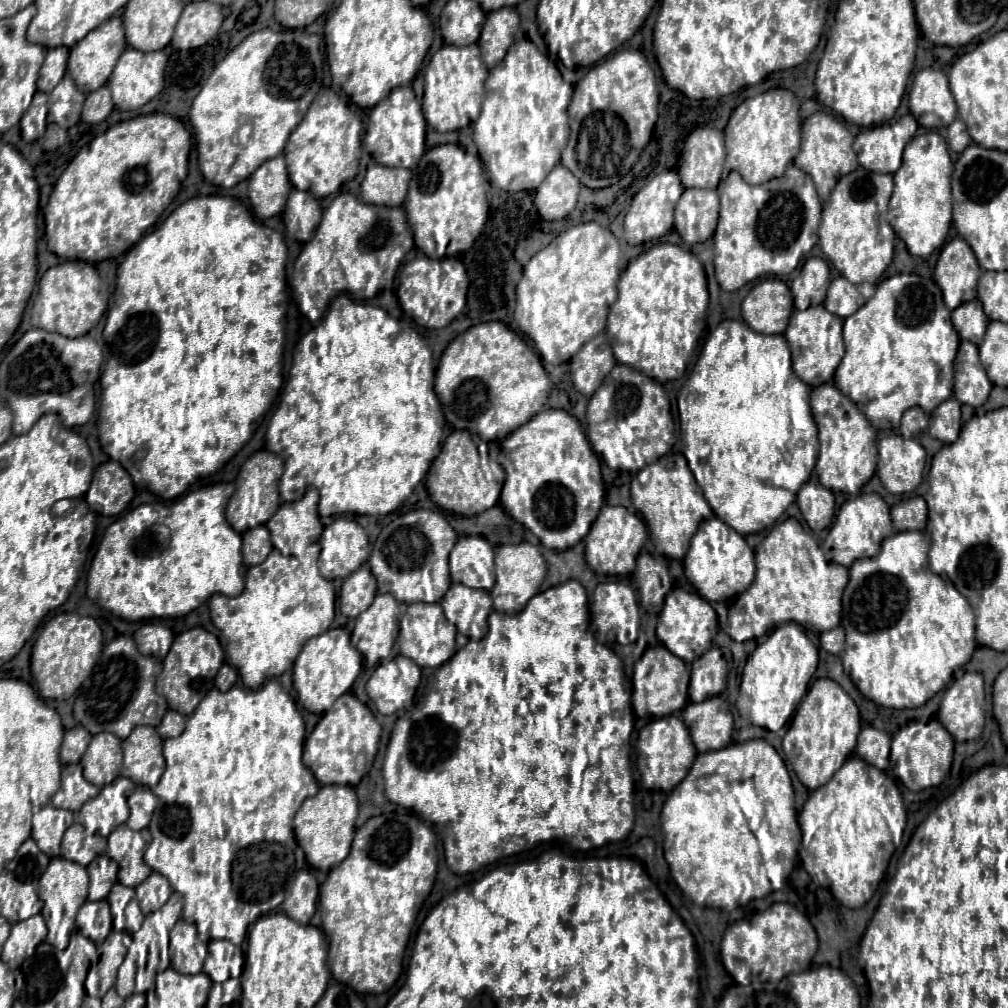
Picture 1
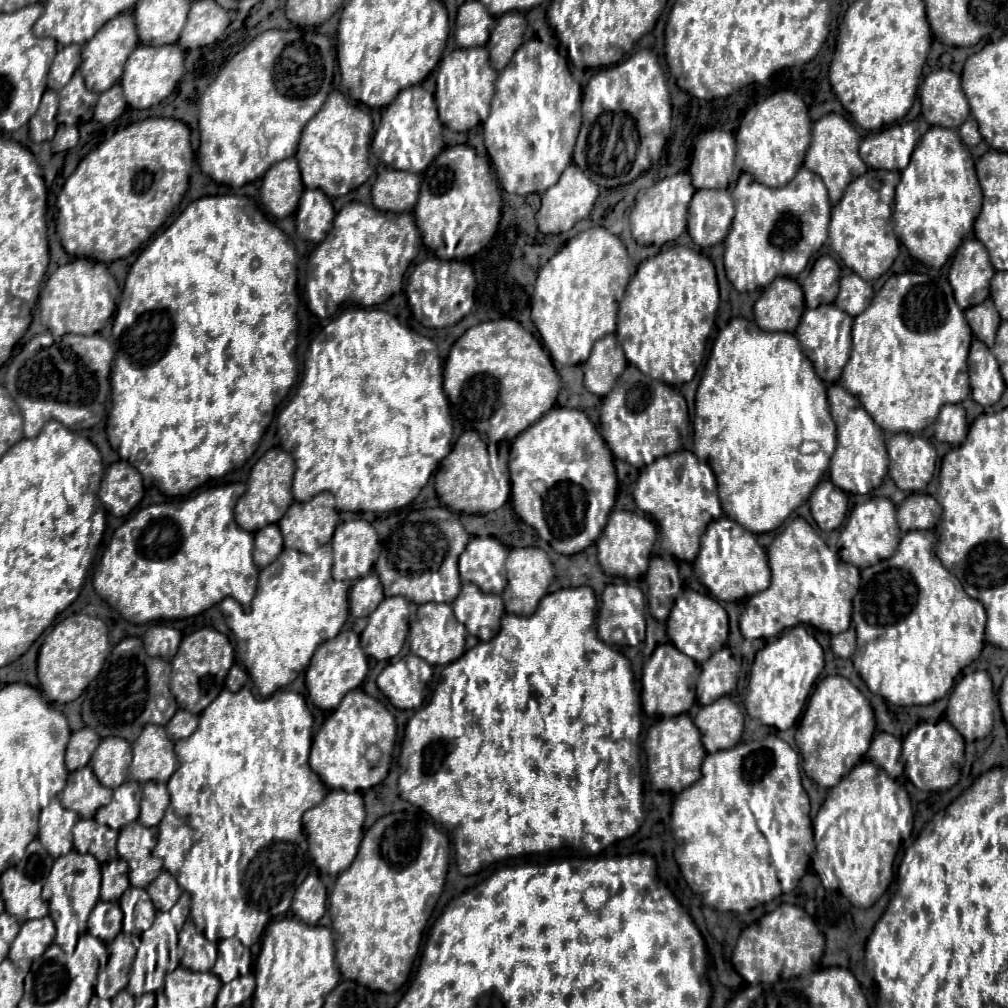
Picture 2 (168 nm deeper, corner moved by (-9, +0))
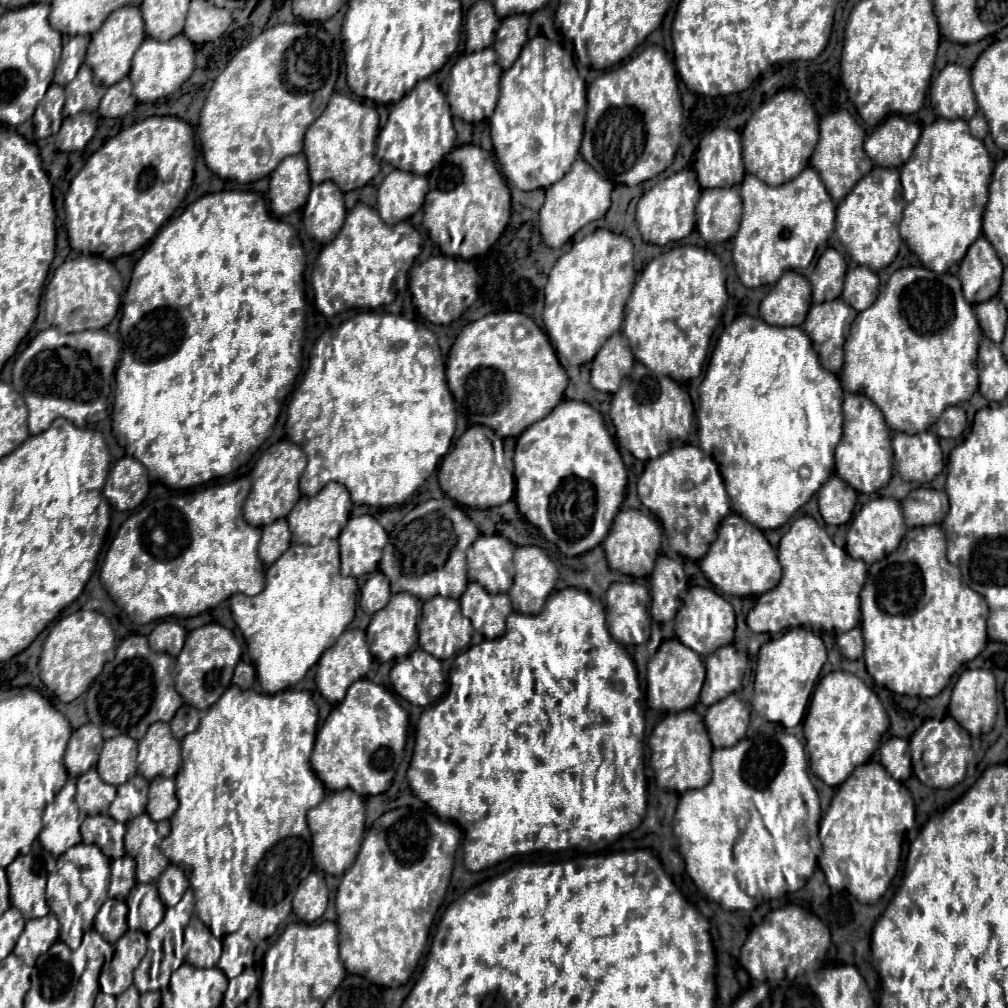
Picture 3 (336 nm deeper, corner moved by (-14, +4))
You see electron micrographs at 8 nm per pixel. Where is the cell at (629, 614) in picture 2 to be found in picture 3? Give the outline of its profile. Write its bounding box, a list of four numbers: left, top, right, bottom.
[606,581,650,646]

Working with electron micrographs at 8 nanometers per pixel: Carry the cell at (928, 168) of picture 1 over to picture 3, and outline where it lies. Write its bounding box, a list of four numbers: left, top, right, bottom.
[900,118,992,272]

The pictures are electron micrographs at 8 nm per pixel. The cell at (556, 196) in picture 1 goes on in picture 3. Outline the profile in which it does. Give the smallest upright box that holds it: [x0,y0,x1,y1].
[540,156,614,248]

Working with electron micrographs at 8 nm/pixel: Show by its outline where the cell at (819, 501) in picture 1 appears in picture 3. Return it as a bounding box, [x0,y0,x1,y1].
[818,476,856,524]

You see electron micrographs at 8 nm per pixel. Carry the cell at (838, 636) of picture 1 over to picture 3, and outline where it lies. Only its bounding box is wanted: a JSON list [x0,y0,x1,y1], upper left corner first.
[836,626,864,660]

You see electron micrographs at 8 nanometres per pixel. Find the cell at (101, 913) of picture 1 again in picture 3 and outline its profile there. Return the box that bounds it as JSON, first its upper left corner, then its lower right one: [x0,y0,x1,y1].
[94,898,128,944]

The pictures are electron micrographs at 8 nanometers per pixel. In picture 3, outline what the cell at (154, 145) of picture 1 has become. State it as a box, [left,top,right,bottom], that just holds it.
[66,116,194,260]

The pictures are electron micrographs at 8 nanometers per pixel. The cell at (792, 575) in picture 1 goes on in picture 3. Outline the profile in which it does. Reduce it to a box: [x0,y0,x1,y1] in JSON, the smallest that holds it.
[746,516,868,634]

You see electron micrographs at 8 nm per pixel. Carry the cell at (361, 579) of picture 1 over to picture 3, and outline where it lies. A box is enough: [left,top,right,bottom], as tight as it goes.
[360,572,390,614]

